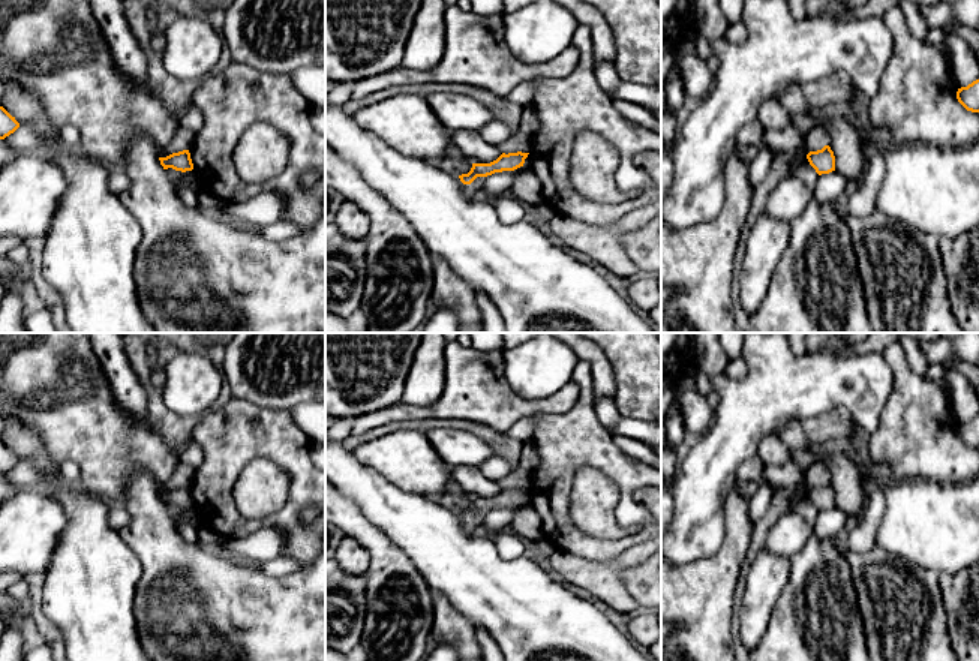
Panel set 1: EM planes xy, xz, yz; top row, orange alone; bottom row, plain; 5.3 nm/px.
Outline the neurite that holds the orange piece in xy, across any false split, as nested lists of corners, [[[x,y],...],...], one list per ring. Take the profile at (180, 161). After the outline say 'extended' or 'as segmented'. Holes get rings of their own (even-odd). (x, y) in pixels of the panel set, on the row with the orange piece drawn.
[[[189,150],[172,153],[166,157],[159,157],[159,160],[160,160],[160,165],[163,166],[163,169],[172,168],[172,169],[181,171],[181,172],[193,169],[193,163],[192,163]]]; as segmented

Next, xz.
[[[522,151],[508,154],[502,153],[496,160],[490,163],[472,163],[471,171],[468,174],[459,175],[459,178],[463,184],[471,184],[477,177],[487,177],[502,171],[514,171],[523,166],[528,154],[529,153]]]; as segmented

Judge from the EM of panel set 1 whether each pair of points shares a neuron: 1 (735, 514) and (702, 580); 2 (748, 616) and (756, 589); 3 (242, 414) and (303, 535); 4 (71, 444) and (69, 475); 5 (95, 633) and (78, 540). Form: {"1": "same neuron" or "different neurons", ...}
{"1": "same neuron", "2": "same neuron", "3": "same neuron", "4": "different neurons", "5": "same neuron"}

